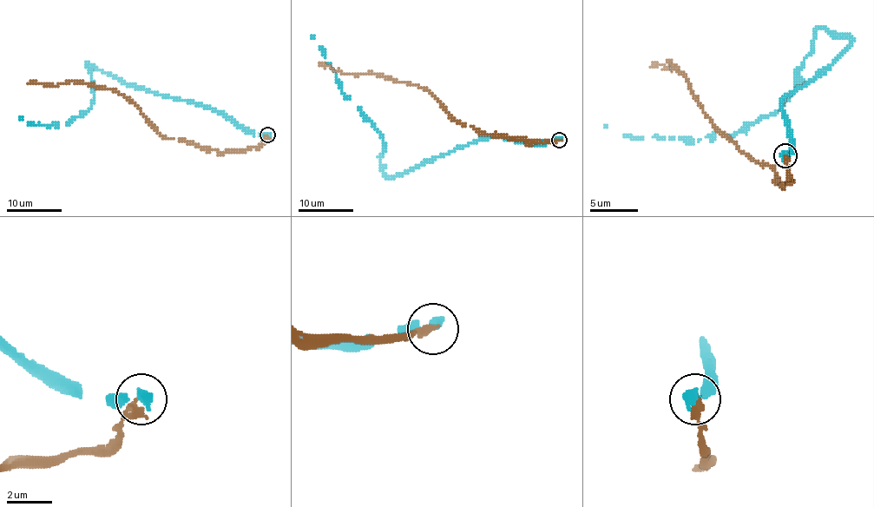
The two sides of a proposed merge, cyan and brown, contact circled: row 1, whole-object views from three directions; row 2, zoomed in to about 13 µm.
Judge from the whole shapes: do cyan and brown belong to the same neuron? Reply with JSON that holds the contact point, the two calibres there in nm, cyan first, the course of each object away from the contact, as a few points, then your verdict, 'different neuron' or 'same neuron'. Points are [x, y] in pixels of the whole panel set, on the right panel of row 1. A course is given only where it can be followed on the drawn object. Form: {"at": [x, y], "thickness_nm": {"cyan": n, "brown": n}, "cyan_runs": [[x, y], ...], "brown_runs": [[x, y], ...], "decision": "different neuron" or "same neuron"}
{"at": [785, 155], "thickness_nm": {"cyan": 440, "brown": 300}, "cyan_runs": [[785, 156], [782, 101], [842, 53], [851, 41], [840, 33], [818, 29], [789, 98], [732, 134], [604, 125]], "brown_runs": [[785, 156], [789, 175], [785, 185], [700, 108], [672, 62], [672, 69], [650, 67]], "decision": "different neuron"}

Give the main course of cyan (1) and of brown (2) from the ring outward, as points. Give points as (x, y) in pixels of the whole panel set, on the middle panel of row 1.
1: (560, 139), (483, 138), (389, 178), (379, 157), (384, 142), (342, 94), (324, 51), (312, 36)
2: (558, 139), (529, 142), (497, 136), (456, 121), (429, 91), (404, 82), (370, 75), (344, 75), (320, 62)

